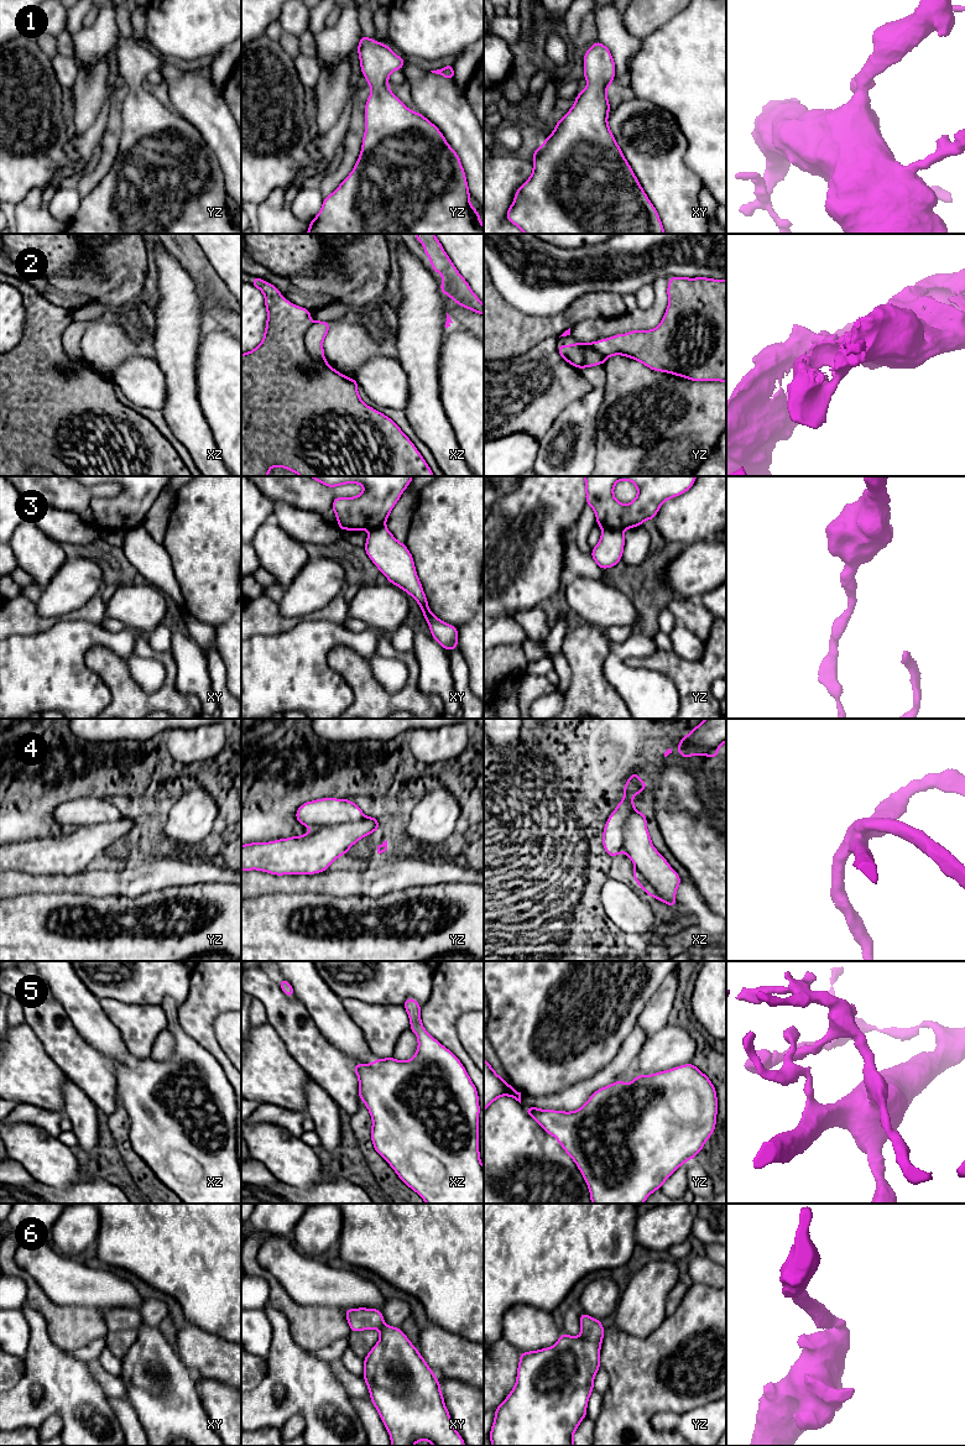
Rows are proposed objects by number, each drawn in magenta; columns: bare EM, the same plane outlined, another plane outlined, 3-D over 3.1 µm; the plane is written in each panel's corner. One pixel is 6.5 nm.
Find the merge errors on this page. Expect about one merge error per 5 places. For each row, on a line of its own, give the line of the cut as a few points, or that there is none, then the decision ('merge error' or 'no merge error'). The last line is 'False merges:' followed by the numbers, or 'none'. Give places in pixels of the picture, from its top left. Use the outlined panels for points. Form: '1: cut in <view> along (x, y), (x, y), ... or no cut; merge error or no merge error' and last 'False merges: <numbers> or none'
1: no cut; no merge error
2: cut in xz along (312, 324), (304, 335), (304, 348), (313, 358), (324, 361); merge error
3: cut in yz along (603, 527), (622, 532); merge error
4: no cut; no merge error
5: no cut; no merge error
6: no cut; no merge error
False merges: 2, 3

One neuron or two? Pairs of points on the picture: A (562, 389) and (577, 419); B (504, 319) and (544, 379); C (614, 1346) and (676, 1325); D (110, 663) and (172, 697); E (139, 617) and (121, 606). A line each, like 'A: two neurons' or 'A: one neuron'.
A: two neurons
B: two neurons
C: one neuron
D: one neuron
E: one neuron

